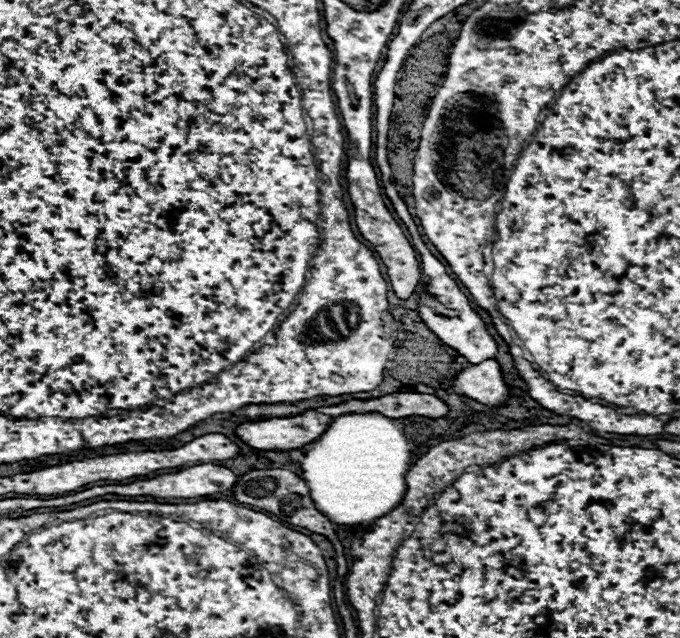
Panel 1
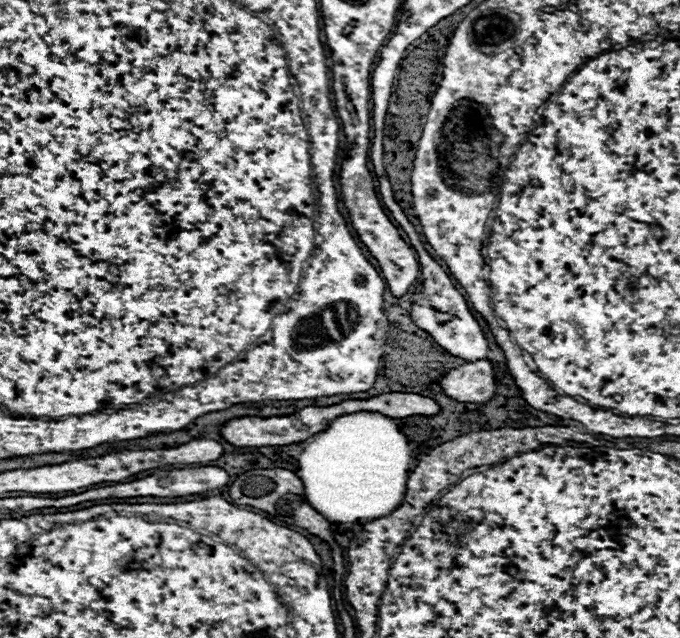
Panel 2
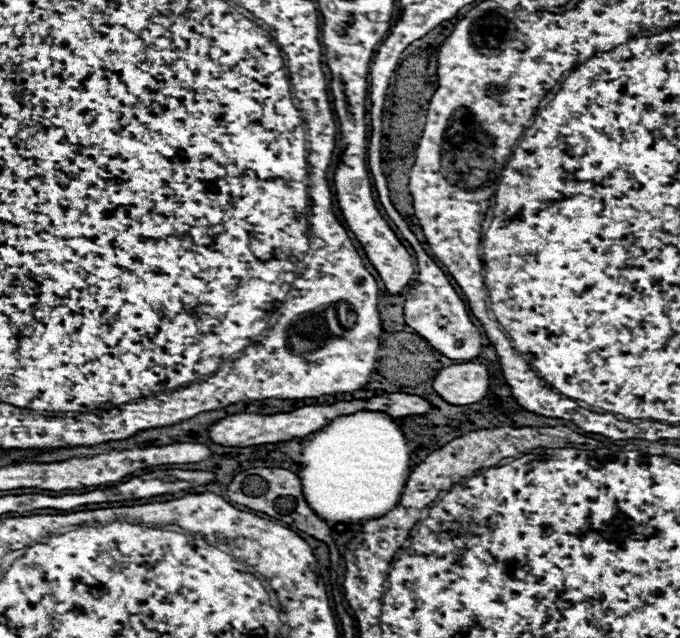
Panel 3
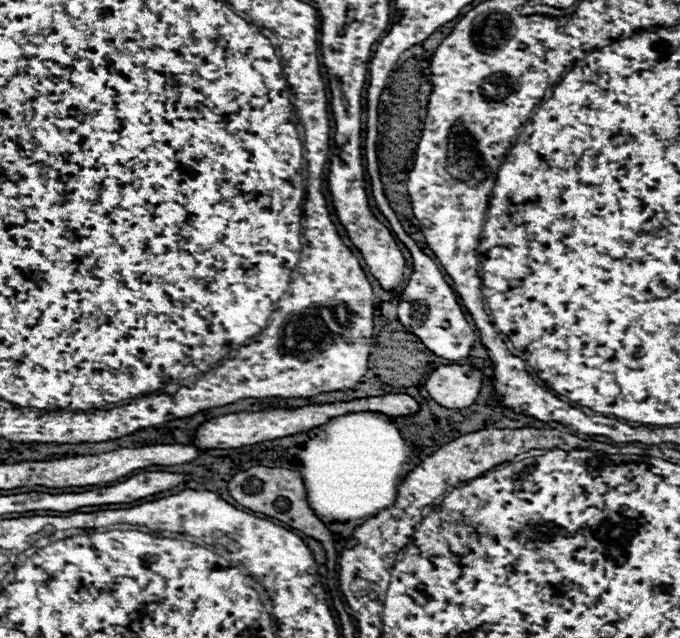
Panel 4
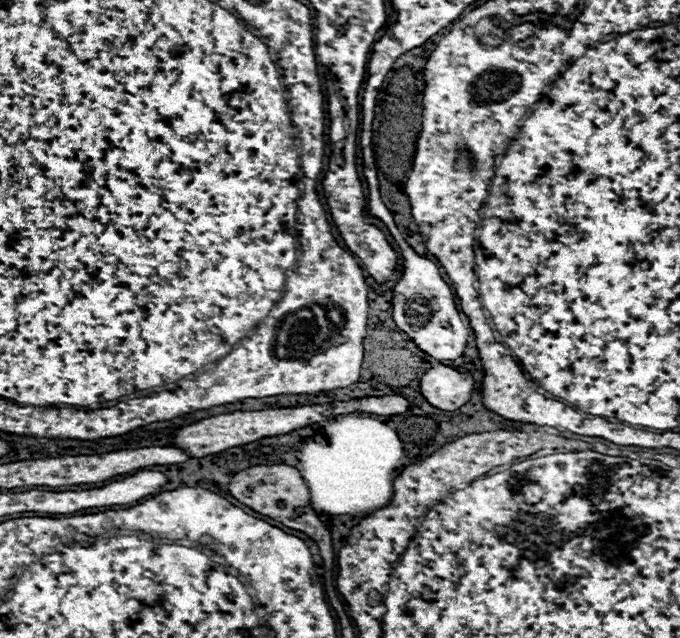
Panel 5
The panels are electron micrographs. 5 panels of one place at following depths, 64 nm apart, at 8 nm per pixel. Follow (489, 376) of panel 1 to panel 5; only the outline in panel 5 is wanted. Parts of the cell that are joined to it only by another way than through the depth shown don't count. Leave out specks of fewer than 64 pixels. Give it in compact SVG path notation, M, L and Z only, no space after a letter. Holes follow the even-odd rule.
M438 364L420 380L422 396L440 410L458 410L474 394L476 380L470 372L460 372L452 366Z

